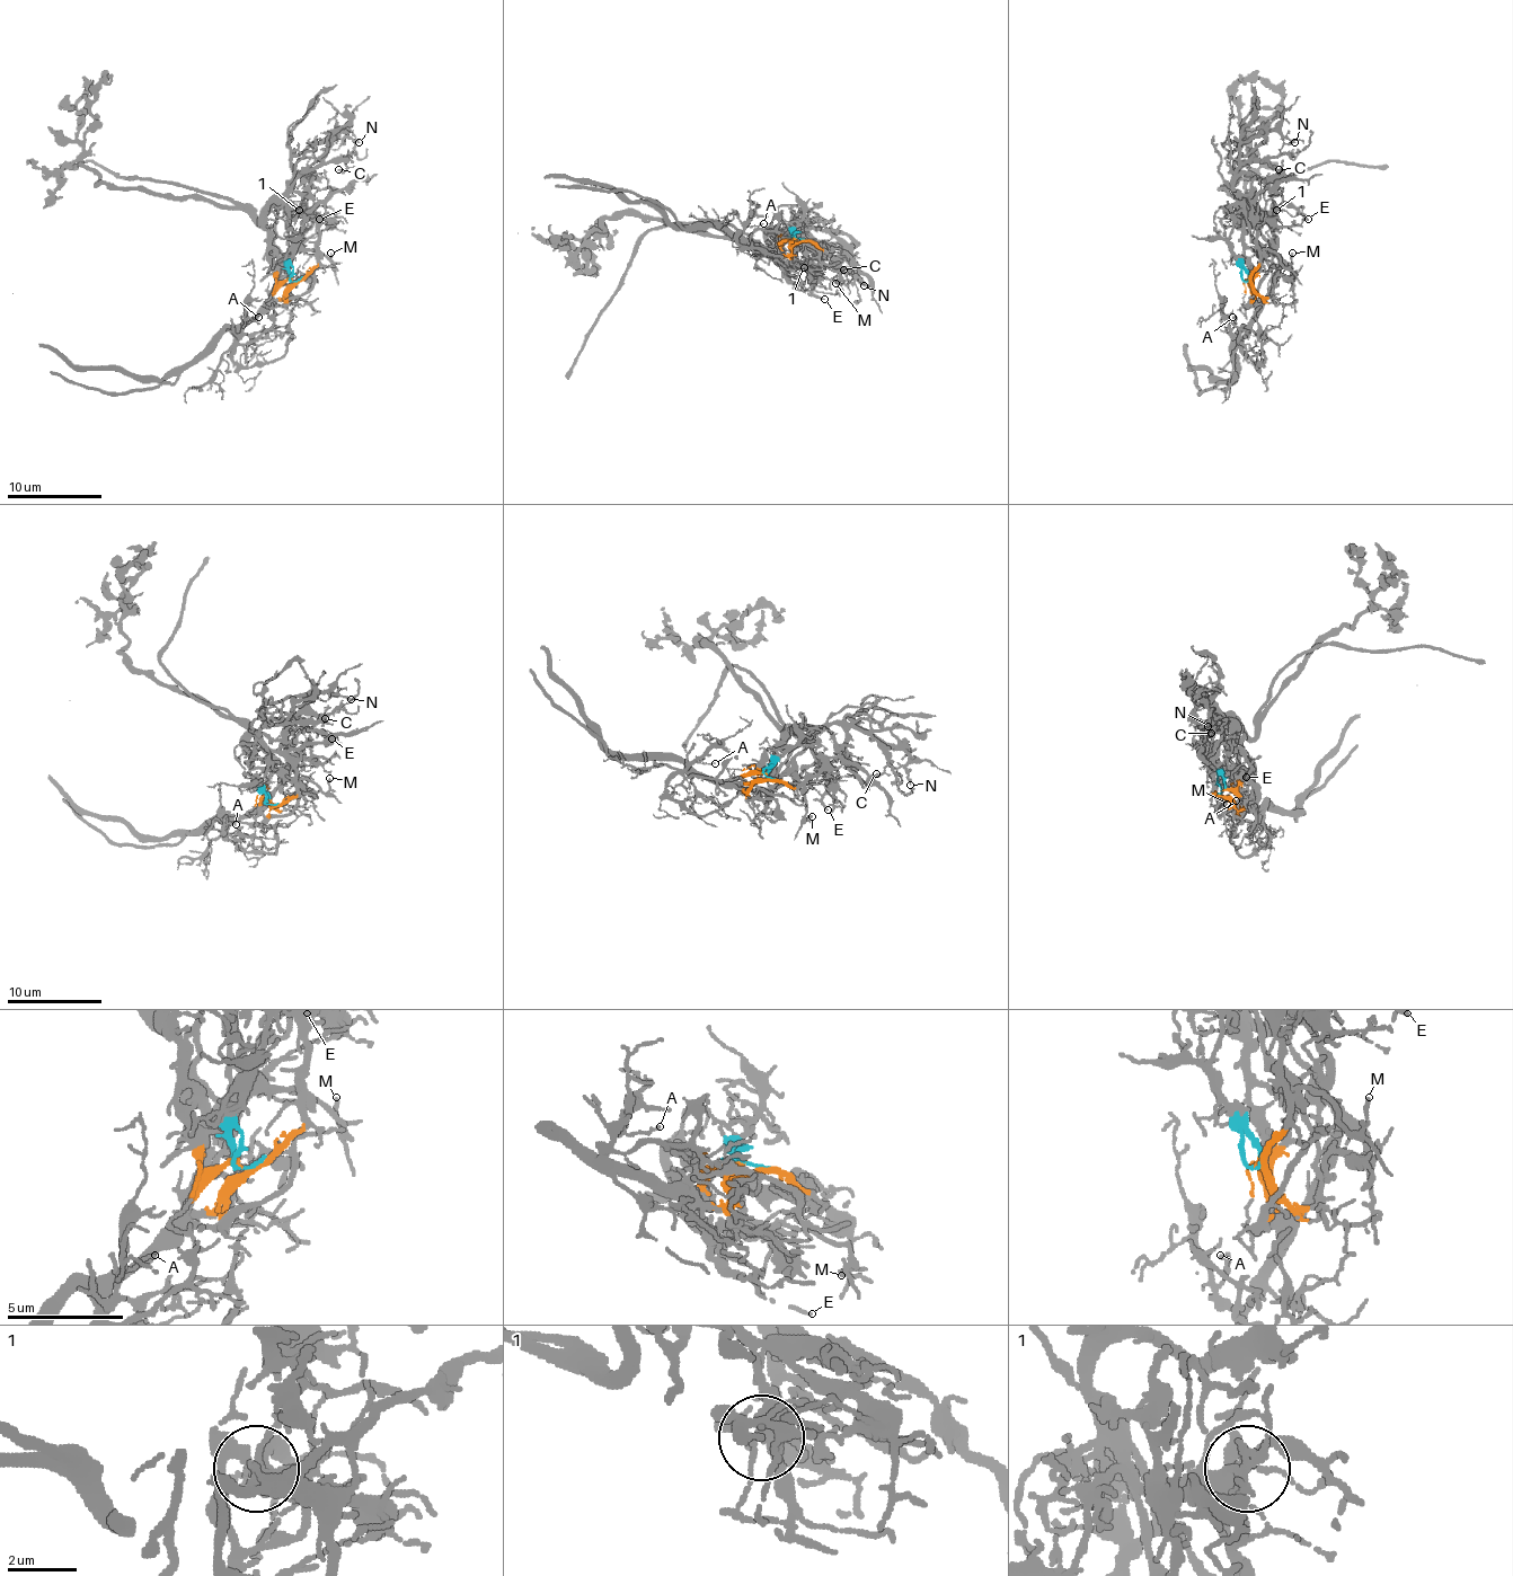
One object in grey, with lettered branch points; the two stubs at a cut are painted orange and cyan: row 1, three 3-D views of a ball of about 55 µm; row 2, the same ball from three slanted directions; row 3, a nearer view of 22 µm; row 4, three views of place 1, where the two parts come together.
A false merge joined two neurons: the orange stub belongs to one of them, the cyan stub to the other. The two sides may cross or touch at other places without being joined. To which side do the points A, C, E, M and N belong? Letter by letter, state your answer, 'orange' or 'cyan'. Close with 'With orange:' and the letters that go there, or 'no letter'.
A: orange
C: cyan
E: cyan
M: cyan
N: cyan
With orange: A

